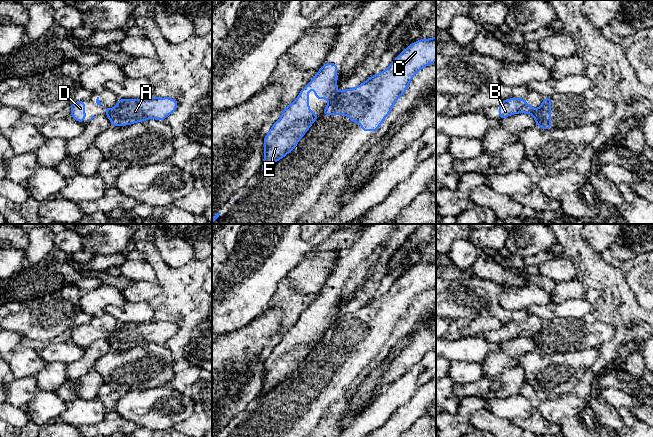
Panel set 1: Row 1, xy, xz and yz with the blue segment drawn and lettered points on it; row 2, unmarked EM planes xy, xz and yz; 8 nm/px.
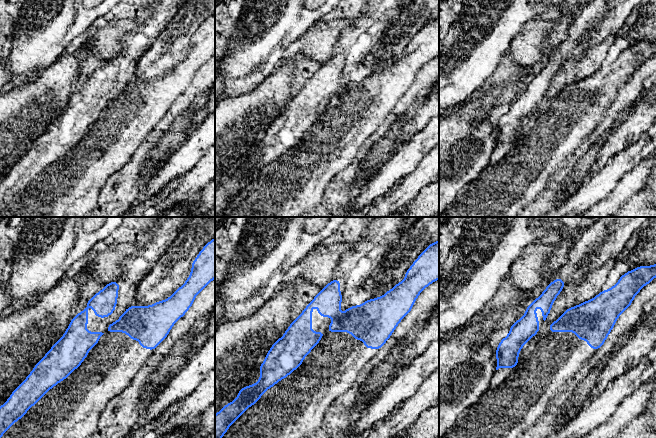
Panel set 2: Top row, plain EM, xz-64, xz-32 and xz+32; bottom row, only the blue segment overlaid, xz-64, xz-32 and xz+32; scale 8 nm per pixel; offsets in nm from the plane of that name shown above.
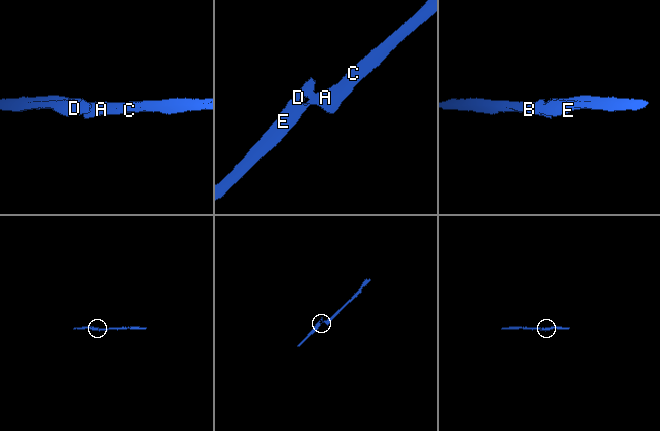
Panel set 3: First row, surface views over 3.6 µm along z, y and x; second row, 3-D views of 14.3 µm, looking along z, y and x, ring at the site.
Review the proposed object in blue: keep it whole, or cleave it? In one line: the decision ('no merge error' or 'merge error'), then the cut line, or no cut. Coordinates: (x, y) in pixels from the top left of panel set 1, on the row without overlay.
merge error; cut xz (337, 317), (330, 326)

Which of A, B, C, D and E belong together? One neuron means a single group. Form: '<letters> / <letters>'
A C / B D E

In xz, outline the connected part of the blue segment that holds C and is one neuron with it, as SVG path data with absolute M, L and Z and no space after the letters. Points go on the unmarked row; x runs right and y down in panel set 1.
M436 260L420 263L410 268L379 298L374 298L362 308L337 317L323 334L323 339L347 339L352 347L360 347L362 355L377 355L389 339L395 326L407 315L417 296L436 285Z

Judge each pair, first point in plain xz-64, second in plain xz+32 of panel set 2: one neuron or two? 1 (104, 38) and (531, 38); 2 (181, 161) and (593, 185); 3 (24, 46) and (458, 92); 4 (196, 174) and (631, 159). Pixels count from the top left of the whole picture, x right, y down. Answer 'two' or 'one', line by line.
1: one
2: one
3: one
4: two

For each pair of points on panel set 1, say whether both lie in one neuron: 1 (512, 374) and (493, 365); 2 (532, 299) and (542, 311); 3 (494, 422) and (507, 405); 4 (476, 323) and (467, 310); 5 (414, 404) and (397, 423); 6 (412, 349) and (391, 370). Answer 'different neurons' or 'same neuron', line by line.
1: different neurons
2: different neurons
3: different neurons
4: different neurons
5: same neuron
6: same neuron

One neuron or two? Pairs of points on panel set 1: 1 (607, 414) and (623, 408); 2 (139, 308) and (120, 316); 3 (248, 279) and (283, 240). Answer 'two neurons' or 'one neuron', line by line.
1: two neurons
2: one neuron
3: one neuron

